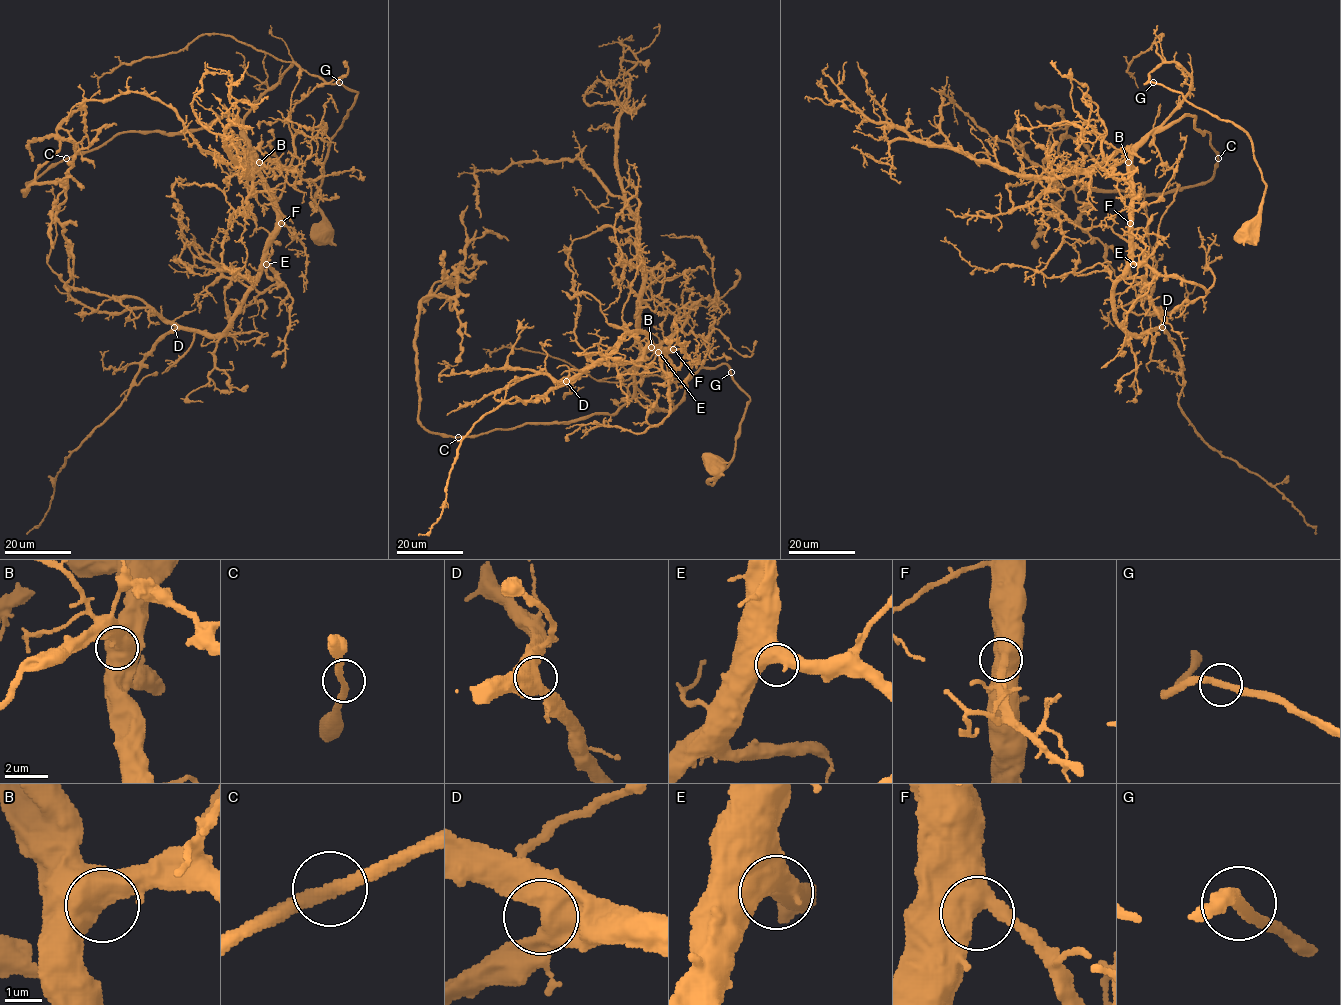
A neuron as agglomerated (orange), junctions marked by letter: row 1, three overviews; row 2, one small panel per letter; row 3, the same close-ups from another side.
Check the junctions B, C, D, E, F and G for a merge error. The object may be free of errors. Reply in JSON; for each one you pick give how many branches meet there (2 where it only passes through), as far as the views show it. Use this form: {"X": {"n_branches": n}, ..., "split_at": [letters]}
{"split_at": []}

